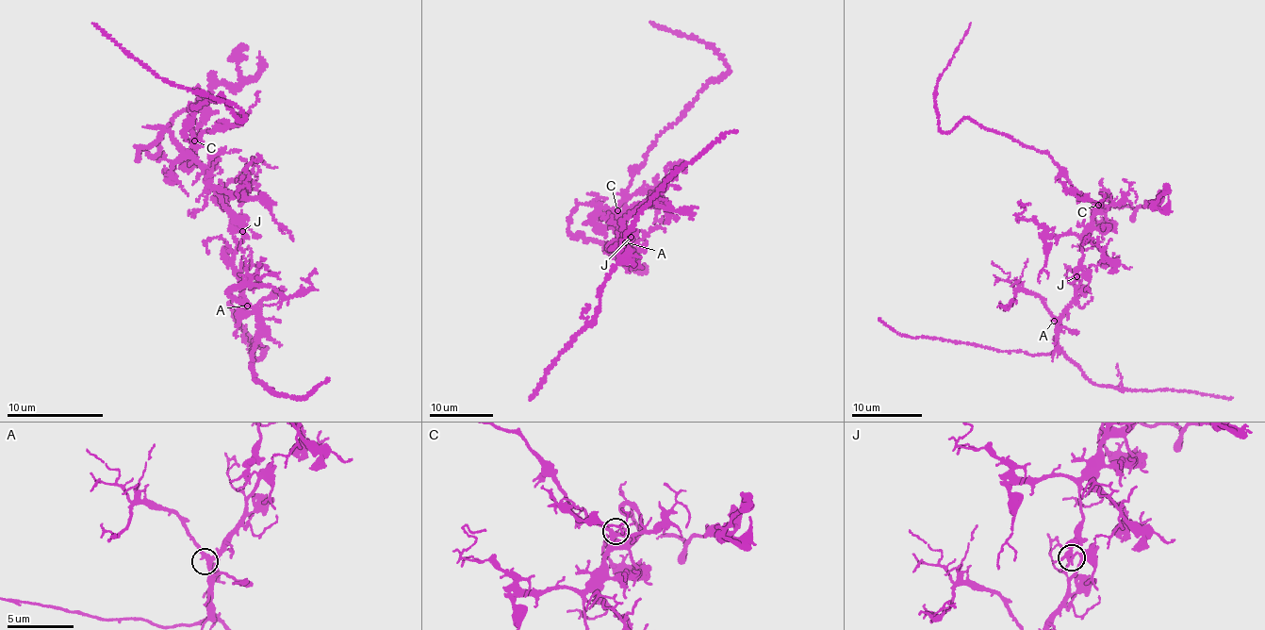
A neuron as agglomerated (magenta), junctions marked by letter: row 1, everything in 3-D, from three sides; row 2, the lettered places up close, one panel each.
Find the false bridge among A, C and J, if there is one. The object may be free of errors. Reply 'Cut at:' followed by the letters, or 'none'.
Cut at: J

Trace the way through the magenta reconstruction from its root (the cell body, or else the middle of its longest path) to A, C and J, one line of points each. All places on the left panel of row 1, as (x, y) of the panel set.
A: (197, 162), (208, 175), (222, 207), (233, 217), (237, 244), (234, 271), (247, 306)
C: (197, 162), (194, 140)
J: (197, 162), (208, 175), (220, 202), (243, 230)

